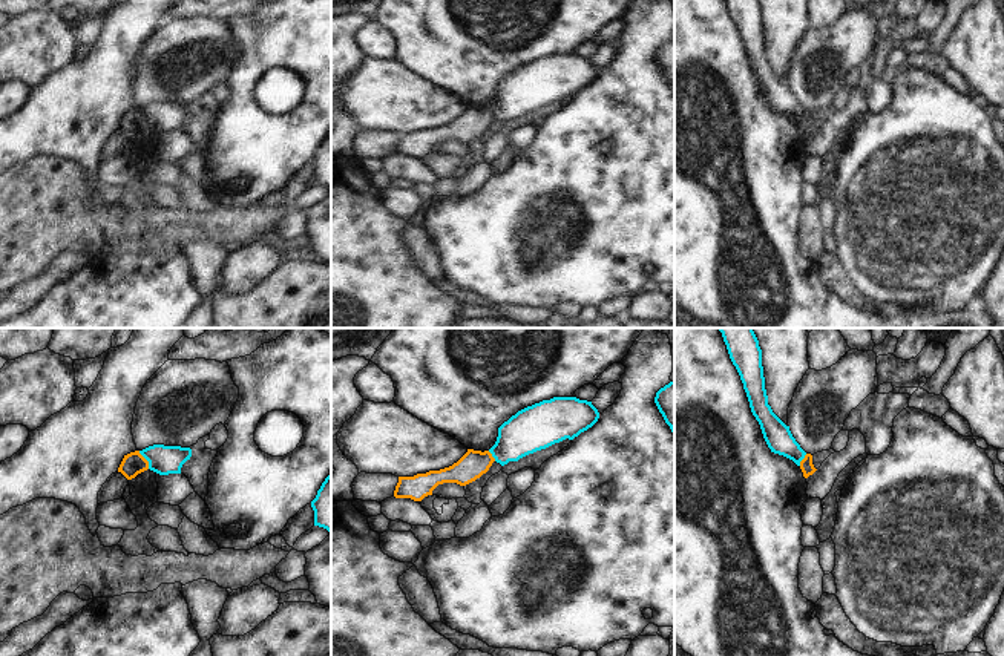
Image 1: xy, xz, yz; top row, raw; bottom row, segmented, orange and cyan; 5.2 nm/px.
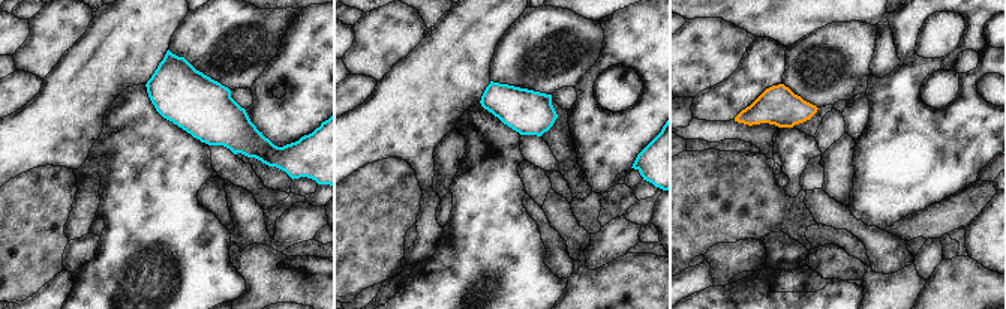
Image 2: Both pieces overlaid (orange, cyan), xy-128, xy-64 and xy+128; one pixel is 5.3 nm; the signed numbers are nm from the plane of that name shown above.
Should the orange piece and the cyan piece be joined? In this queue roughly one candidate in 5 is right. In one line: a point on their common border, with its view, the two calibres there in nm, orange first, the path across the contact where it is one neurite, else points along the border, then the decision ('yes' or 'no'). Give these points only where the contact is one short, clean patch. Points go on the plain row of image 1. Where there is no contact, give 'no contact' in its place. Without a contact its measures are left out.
meets orange in xy at (146, 117); 120 nm thick on the orange side, 150 nm on the other; border along xy (138, 108), (149, 124); no

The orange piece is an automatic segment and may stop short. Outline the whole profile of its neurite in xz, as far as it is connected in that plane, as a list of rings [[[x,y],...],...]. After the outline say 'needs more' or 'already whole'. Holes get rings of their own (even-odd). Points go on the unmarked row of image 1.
[[[468,106],[468,109],[449,124],[417,130],[414,133],[399,133],[394,153],[422,158],[425,153],[432,152],[432,147],[438,141],[457,139],[466,143],[486,130],[494,118],[495,115],[489,107]]]; already whole

